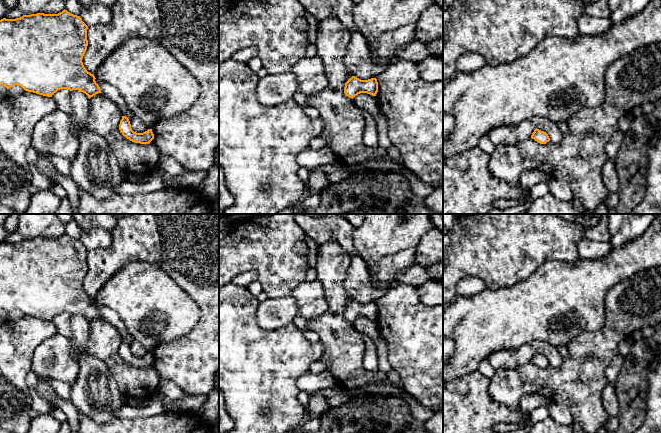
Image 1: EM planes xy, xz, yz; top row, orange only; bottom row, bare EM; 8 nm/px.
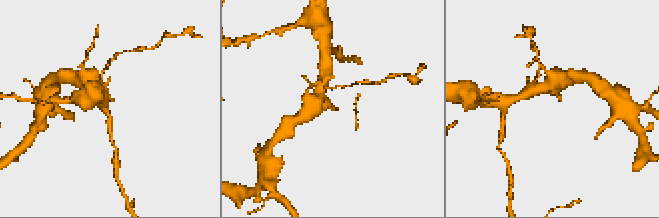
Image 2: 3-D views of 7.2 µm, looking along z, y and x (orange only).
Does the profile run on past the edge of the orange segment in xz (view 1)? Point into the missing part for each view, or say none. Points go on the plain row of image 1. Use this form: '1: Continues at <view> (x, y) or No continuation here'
1: No continuation here

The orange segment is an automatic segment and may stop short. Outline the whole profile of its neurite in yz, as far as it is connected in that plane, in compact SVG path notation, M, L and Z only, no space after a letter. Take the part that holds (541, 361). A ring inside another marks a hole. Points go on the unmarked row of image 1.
M537 352L532 357L531 362L540 368L546 368L547 366L550 365L548 358L544 355L537 353Z

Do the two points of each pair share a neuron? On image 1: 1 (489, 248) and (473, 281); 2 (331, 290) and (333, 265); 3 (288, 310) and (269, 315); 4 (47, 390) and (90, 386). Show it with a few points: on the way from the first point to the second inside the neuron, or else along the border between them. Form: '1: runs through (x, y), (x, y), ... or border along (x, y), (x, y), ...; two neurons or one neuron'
1: border along (486, 287), (477, 276), (464, 276), (455, 289); two neurons
2: runs through (332, 284), (332, 271); one neuron
3: runs through (283, 310), (274, 313); one neuron
4: border along (70, 399), (80, 415); two neurons

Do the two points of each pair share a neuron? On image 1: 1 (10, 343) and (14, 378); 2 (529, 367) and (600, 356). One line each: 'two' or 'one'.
1: one
2: one

